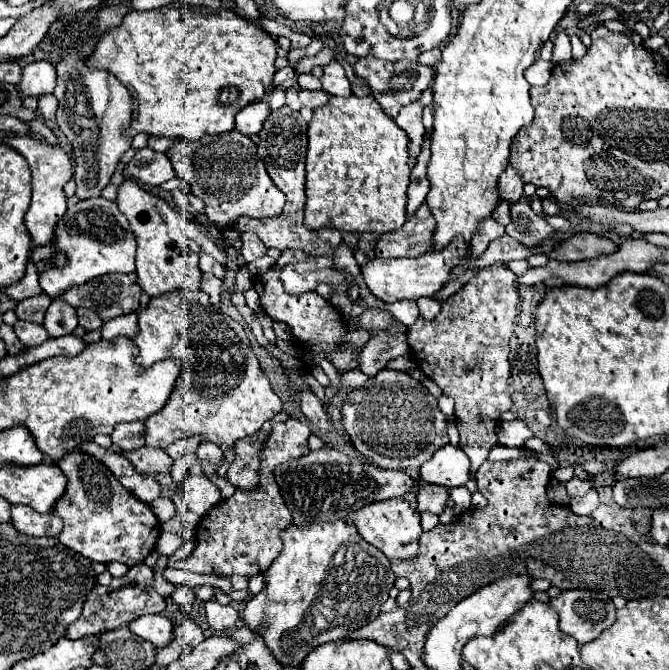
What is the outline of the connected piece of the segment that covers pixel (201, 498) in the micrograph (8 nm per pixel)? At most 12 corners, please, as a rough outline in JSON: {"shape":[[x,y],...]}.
{"shape":[[188,476],[190,510],[204,516],[220,498],[206,476]]}

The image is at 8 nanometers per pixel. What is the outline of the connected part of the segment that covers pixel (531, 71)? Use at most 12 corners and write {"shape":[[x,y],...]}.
{"shape":[[536,60],[524,74],[530,86],[544,86],[554,64]]}

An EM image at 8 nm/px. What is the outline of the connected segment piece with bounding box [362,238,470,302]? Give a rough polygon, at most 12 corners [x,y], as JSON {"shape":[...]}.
{"shape":[[454,238],[418,258],[372,258],[368,290],[384,302],[436,294],[466,260]]}

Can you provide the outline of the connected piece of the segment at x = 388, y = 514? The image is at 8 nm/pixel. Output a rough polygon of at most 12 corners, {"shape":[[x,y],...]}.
{"shape":[[402,498],[352,514],[390,560],[414,558],[420,514]]}

